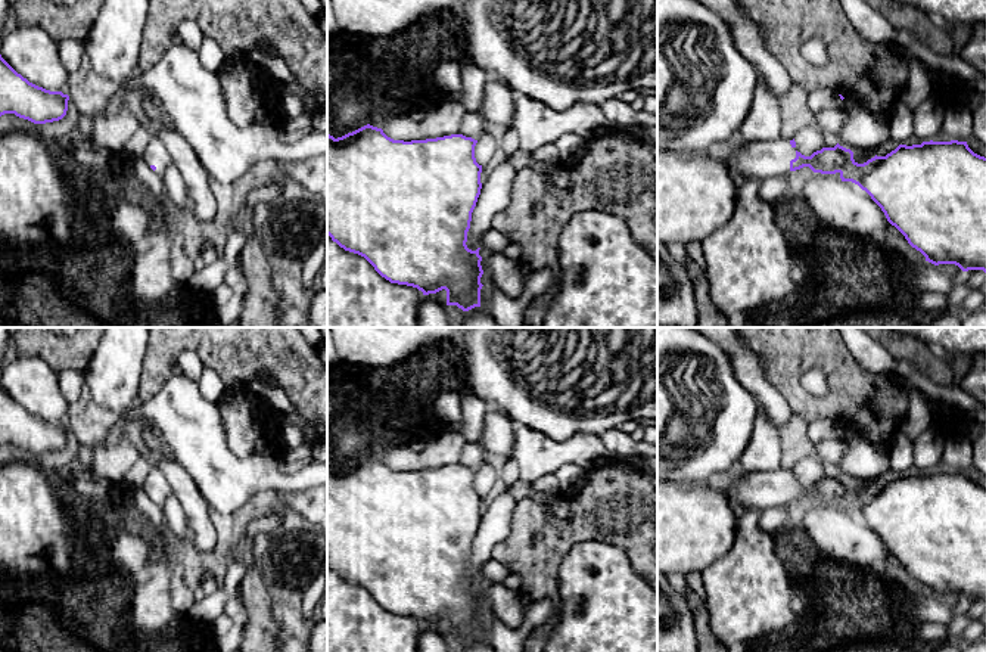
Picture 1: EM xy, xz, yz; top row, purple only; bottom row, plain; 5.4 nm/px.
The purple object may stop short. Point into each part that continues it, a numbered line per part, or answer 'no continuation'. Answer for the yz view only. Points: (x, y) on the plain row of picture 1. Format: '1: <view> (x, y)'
1: yz (764, 490)

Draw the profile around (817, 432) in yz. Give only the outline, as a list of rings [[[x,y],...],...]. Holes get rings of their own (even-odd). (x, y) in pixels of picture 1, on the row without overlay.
[[[811,422],[806,425],[806,441],[811,447],[839,437],[842,432],[840,426],[831,422]]]

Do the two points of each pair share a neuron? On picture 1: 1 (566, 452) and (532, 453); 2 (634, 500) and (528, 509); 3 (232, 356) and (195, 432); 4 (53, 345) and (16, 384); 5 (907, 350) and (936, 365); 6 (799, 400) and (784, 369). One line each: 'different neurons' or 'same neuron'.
1: same neuron
2: same neuron
3: different neurons
4: different neurons
5: same neuron
6: same neuron

